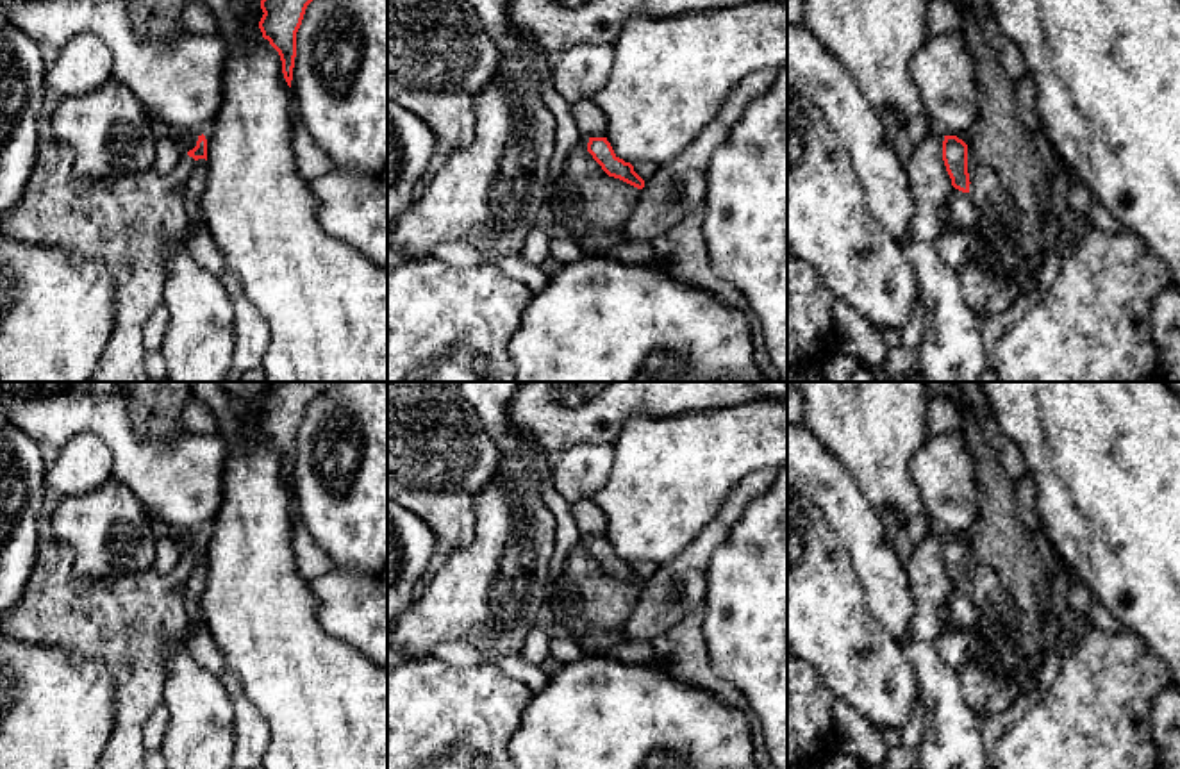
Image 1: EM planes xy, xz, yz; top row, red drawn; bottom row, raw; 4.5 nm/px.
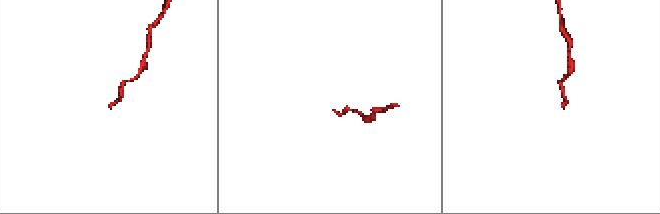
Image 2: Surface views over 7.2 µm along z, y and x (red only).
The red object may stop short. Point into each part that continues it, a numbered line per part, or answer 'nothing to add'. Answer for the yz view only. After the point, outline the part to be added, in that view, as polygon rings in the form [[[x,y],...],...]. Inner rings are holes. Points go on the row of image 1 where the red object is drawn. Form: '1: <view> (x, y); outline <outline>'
1: yz (963, 213); outline [[[951,187],[948,196],[948,225],[964,230],[971,241],[980,241],[978,228],[982,219],[969,193]]]

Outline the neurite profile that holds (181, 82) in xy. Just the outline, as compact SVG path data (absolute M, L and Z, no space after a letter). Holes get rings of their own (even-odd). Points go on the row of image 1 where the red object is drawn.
M0 0L0 14L48 55L82 34L98 36L112 52L114 79L132 89L155 128L202 136L221 105L229 46L220 34L184 34L170 43L146 43L130 27L127 0Z

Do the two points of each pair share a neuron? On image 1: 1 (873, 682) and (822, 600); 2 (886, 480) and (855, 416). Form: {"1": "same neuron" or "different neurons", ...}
{"1": "same neuron", "2": "same neuron"}

